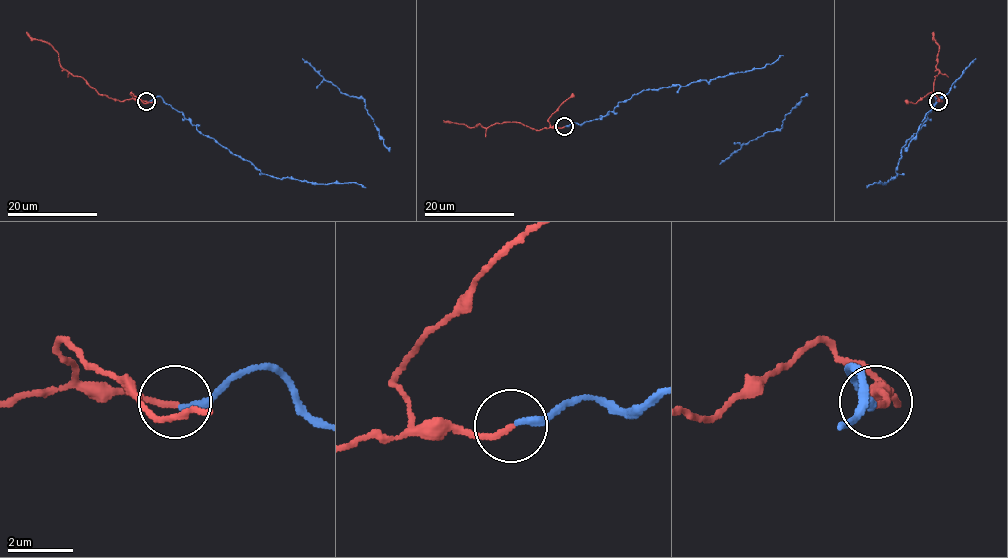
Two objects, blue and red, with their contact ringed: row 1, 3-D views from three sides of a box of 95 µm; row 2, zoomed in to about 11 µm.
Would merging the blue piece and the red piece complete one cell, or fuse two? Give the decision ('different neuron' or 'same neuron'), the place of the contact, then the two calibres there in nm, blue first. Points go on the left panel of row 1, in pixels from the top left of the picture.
different neuron; at (146, 101); 240 nm thick on the blue side, 190 nm on the other

